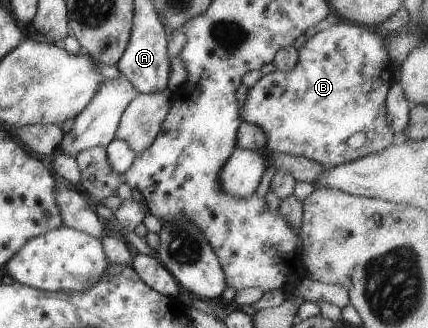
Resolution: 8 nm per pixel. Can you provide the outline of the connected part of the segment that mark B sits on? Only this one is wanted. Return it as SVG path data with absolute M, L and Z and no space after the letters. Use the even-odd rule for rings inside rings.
M337 23L310 35L298 49L298 61L290 71L274 70L260 76L248 89L245 102L239 107L239 118L262 129L266 136L265 147L270 152L302 156L326 168L384 149L395 142L395 135L390 131L385 114L385 97L392 84L394 69L384 47L382 34L378 30L367 31L358 25ZM353 133L364 133L366 136L364 144L356 150L345 143Z

